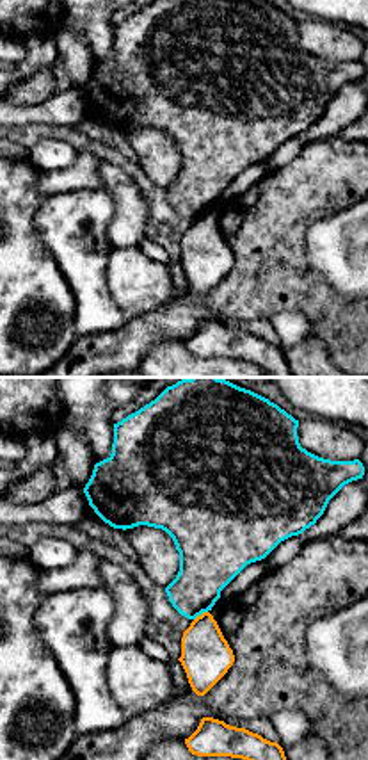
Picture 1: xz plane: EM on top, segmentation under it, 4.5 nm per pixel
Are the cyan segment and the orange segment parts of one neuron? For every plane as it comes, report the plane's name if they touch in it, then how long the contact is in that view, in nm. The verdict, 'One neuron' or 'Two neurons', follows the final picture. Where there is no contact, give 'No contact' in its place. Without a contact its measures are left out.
Touches cyan in xz. Shared border 80 nm

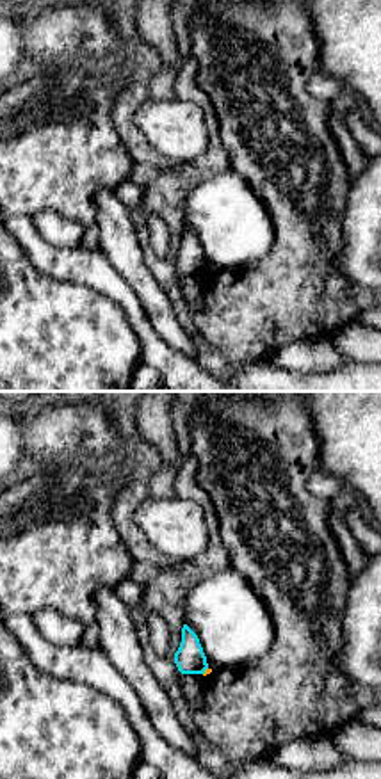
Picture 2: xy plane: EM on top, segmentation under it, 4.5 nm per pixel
Touches cyan in xy. Shared border 40 nm

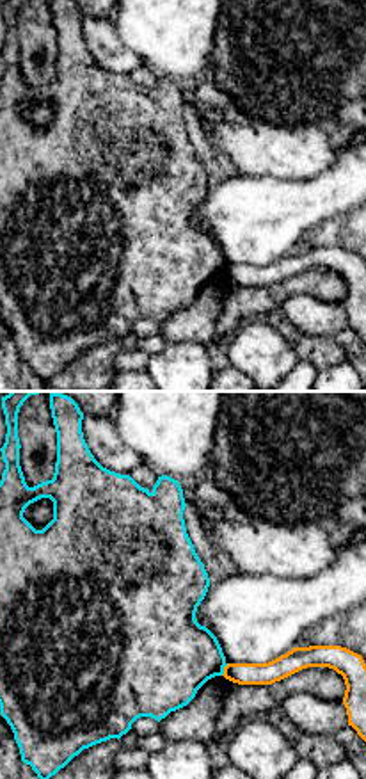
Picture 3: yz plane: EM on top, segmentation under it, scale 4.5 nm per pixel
Touches cyan in yz. Shared border 70 nm

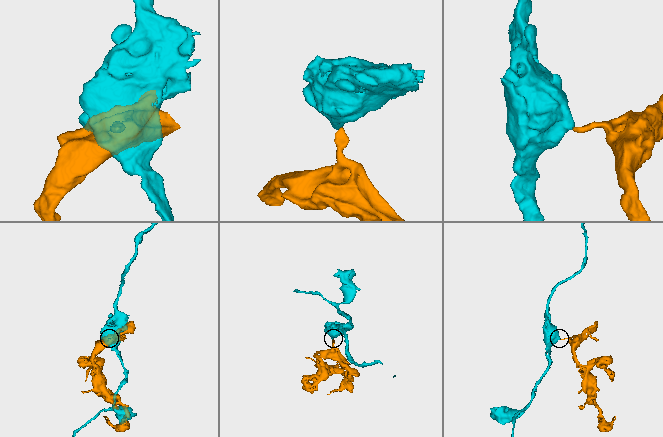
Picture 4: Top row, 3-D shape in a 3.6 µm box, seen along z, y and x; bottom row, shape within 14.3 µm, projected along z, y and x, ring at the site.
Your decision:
Two neurons

